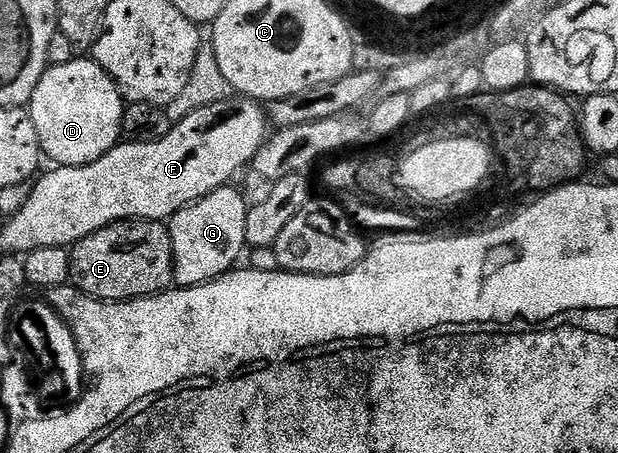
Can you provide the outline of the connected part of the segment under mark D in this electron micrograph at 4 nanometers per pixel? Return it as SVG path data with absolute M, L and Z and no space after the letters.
M76 57L47 68L38 75L38 84L29 92L28 104L43 156L55 159L53 162L63 167L83 167L100 161L123 138L124 96L117 83L90 57Z

